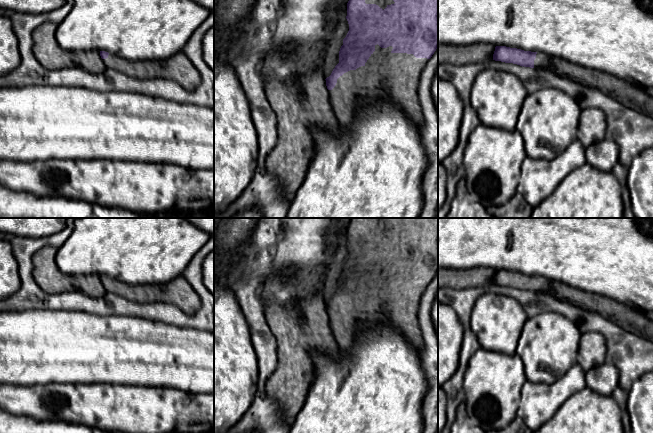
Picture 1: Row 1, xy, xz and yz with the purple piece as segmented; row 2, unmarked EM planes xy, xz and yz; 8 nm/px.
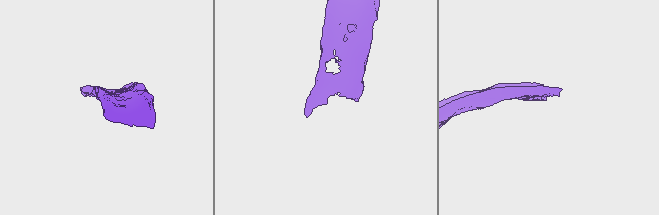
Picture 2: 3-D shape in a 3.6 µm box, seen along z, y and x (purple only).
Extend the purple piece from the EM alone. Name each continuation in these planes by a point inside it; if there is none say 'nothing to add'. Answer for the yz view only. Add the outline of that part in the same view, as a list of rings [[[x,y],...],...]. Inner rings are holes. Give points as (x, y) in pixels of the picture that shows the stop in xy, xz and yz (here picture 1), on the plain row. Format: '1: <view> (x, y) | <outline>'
1: yz (542, 284) | [[[537,276],[536,282],[534,284],[534,292],[546,292],[550,289],[550,284],[550,280],[541,276]]]

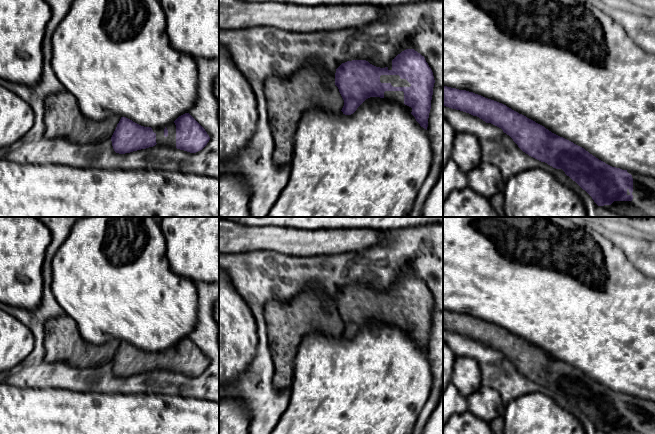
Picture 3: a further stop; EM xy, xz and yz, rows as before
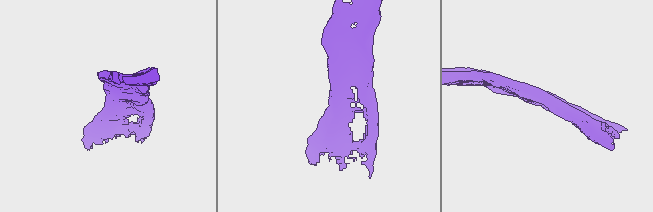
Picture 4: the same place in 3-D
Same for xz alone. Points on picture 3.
1: xz (395, 304) | [[[381,299],[381,307],[390,307],[393,311],[410,311],[411,308],[406,303],[401,303],[399,299]]]

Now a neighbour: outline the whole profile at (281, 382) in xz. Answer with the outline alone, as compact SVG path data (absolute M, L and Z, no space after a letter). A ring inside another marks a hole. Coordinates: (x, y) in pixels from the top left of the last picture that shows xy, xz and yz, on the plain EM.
M308 289L287 302L265 305L264 318L277 375L275 385L290 389L294 361L302 340L313 333L338 338L344 324L331 300L319 289Z

